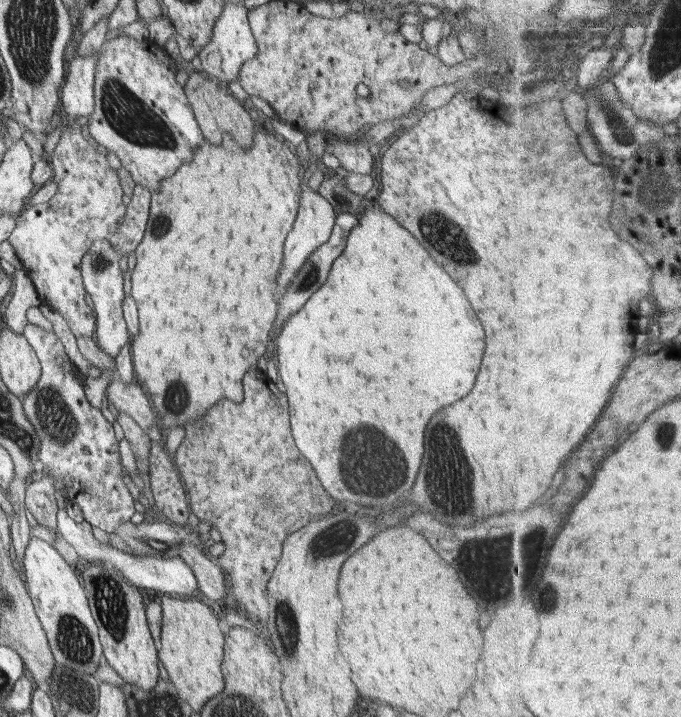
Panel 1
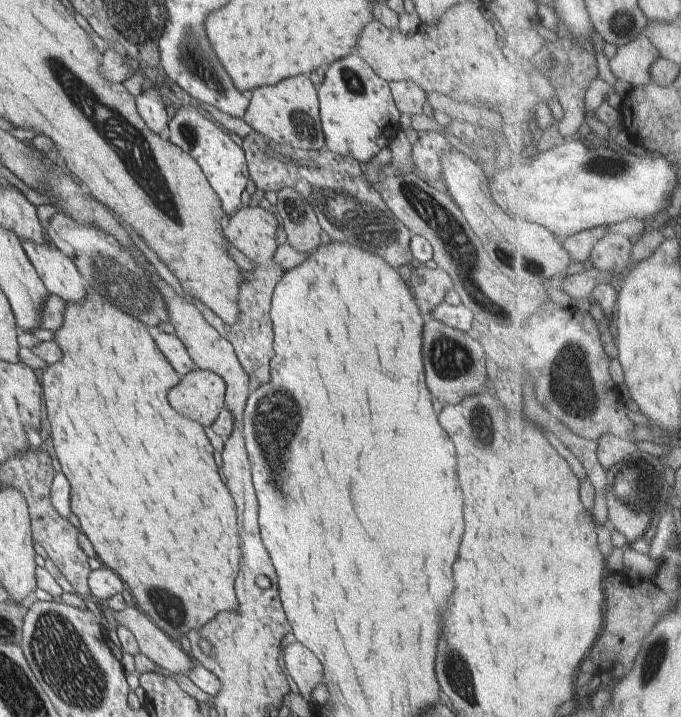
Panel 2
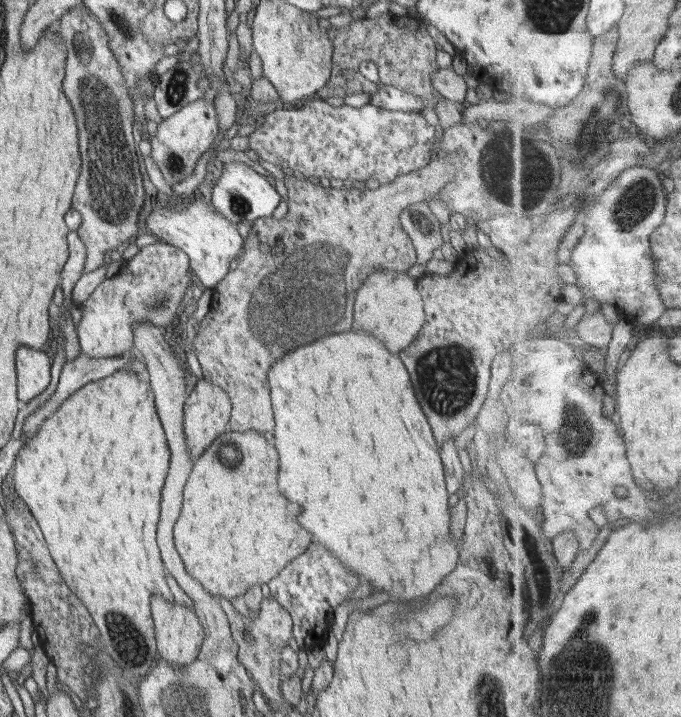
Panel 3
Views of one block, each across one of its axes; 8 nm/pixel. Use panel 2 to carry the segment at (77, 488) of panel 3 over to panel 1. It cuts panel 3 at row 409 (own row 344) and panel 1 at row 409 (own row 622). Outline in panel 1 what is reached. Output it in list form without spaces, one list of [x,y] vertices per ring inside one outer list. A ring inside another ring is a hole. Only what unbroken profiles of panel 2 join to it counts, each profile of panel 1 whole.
[[[269,129],[257,130],[253,143],[243,149],[232,135],[224,135],[220,150],[216,154],[193,154],[190,163],[182,163],[178,170],[168,178],[161,180],[159,189],[151,193],[151,205],[144,240],[135,250],[136,267],[131,273],[131,296],[138,310],[138,335],[131,336],[130,352],[136,380],[149,394],[156,416],[157,426],[166,436],[170,430],[182,425],[194,424],[202,420],[203,414],[220,399],[230,399],[239,403],[245,397],[243,391],[243,376],[256,368],[260,356],[266,357],[267,342],[270,342],[270,330],[276,316],[276,278],[282,264],[282,246],[293,227],[301,201],[301,182],[303,182],[303,163],[295,154],[293,147],[282,140]]]

